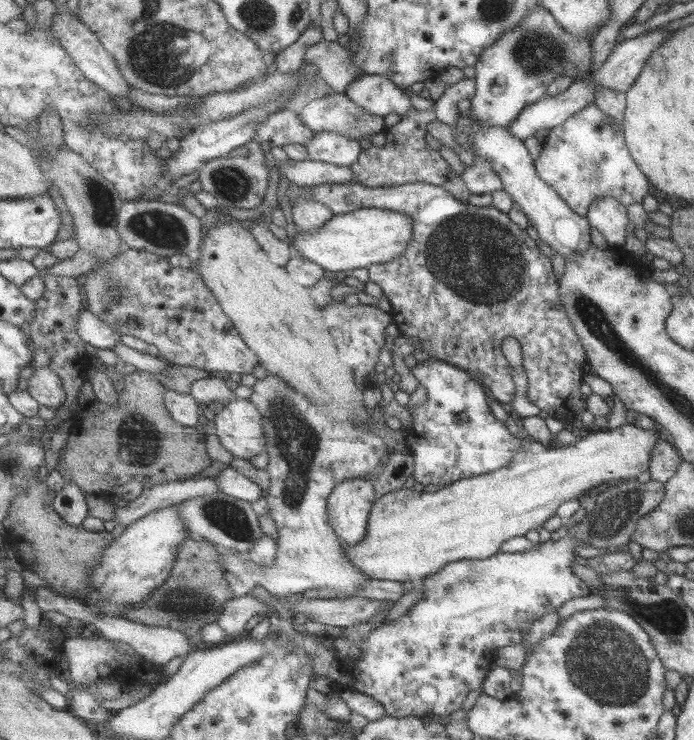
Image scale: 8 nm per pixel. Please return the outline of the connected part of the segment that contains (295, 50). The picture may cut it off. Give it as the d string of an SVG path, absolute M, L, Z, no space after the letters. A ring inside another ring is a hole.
M312 25L303 33L295 44L281 50L275 56L275 70L279 72L295 72L300 70L301 64L306 58L307 51L318 42L323 40L321 27Z

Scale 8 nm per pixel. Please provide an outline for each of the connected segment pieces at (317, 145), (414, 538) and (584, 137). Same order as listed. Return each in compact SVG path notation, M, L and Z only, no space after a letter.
M328 131L318 133L305 147L309 160L351 168L364 152L361 142L351 139L349 134L341 135Z
M623 423L621 426L618 426L617 430L593 431L592 433L587 433L584 437L576 438L573 444L568 445L554 444L547 446L546 444L541 444L537 441L523 441L521 439L522 445L513 455L513 458L509 461L509 464L506 464L497 470L475 475L474 477L462 478L461 480L452 482L451 484L441 487L434 492L417 492L412 489L400 488L379 496L374 504L374 507L372 508L370 526L368 527L368 533L365 540L363 540L363 542L359 542L359 544L354 544L353 546L345 543L344 547L346 548L348 557L351 558L351 560L372 579L392 580L397 582L403 582L405 580L410 580L412 582L421 581L428 575L441 570L443 565L448 562L455 562L458 560L463 560L464 558L489 558L496 552L499 552L501 543L509 540L509 538L513 538L514 536L524 536L525 532L528 530L539 530L547 518L551 518L551 516L556 514L557 507L561 502L567 502L569 499L573 500L574 498L580 499L587 495L588 490L595 488L595 486L599 486L599 484L603 484L603 482L635 479L636 476L641 474L641 472L648 470L651 450L653 450L653 447L656 445L658 439L662 437L667 437L663 431L658 430L658 433L656 433L654 430L649 430L647 428L641 429L631 423Z
M594 103L575 111L560 126L549 130L534 161L537 177L555 190L565 205L584 217L587 207L603 197L613 197L623 207L641 203L649 192L643 177L624 144L621 123L603 114Z

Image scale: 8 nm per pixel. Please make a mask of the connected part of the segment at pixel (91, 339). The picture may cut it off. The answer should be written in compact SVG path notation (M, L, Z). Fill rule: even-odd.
M88 308L80 314L78 331L85 342L97 349L113 349L121 344L123 338L123 334L115 330L114 326Z

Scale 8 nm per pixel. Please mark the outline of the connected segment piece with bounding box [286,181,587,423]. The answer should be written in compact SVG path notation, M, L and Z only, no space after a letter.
M357 181L346 183L315 187L291 185L286 196L290 204L295 206L301 195L307 193L331 208L335 215L379 208L410 218L414 232L404 253L400 254L399 259L393 259L385 265L372 265L368 269L370 280L379 284L382 296L390 301L390 313L395 318L394 324L399 332L419 340L416 349L425 351L429 357L466 370L480 385L487 386L489 394L506 408L517 388L512 379L512 368L503 356L501 342L507 336L514 338L520 346L521 366L527 379L524 392L527 400L539 411L547 412L550 418L567 423L580 418L581 411L587 410L586 397L578 391L584 375L582 366L587 363L585 349L559 298L550 259L539 252L535 240L497 208L461 202L441 186L428 182L389 187L367 187Z

